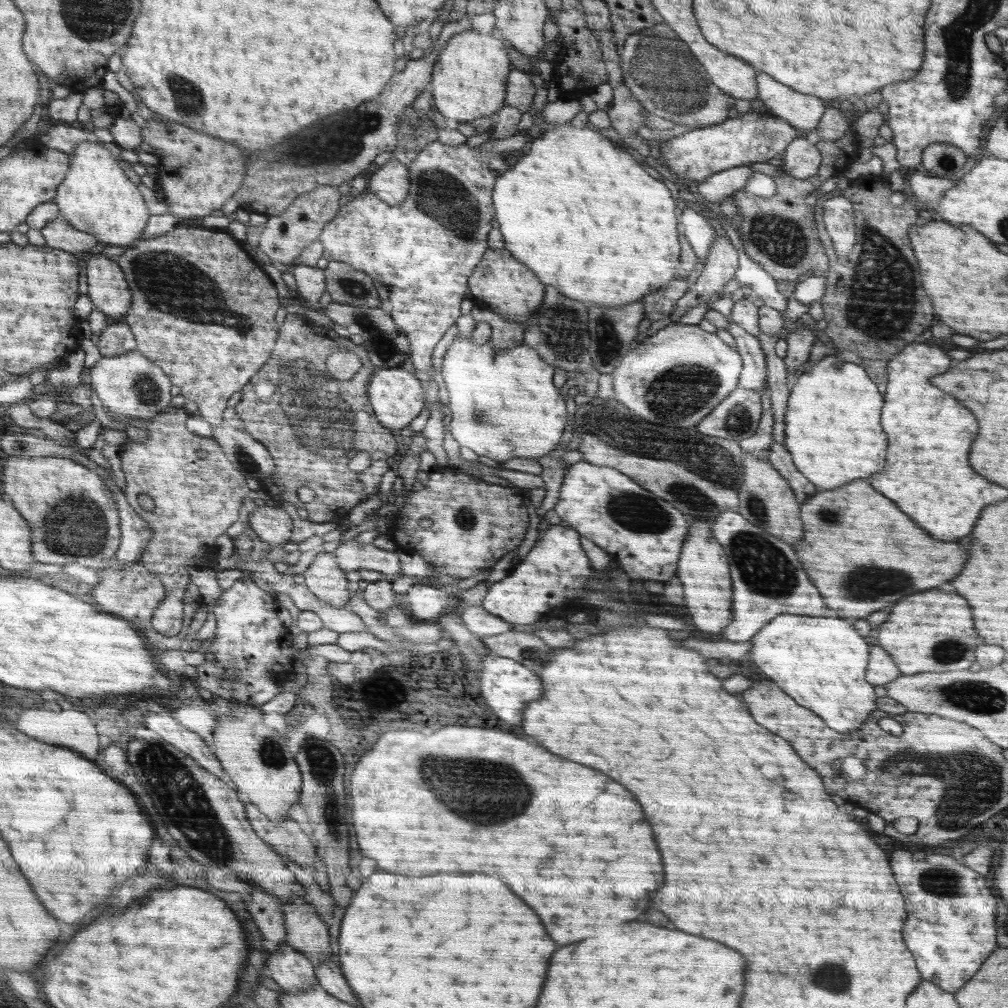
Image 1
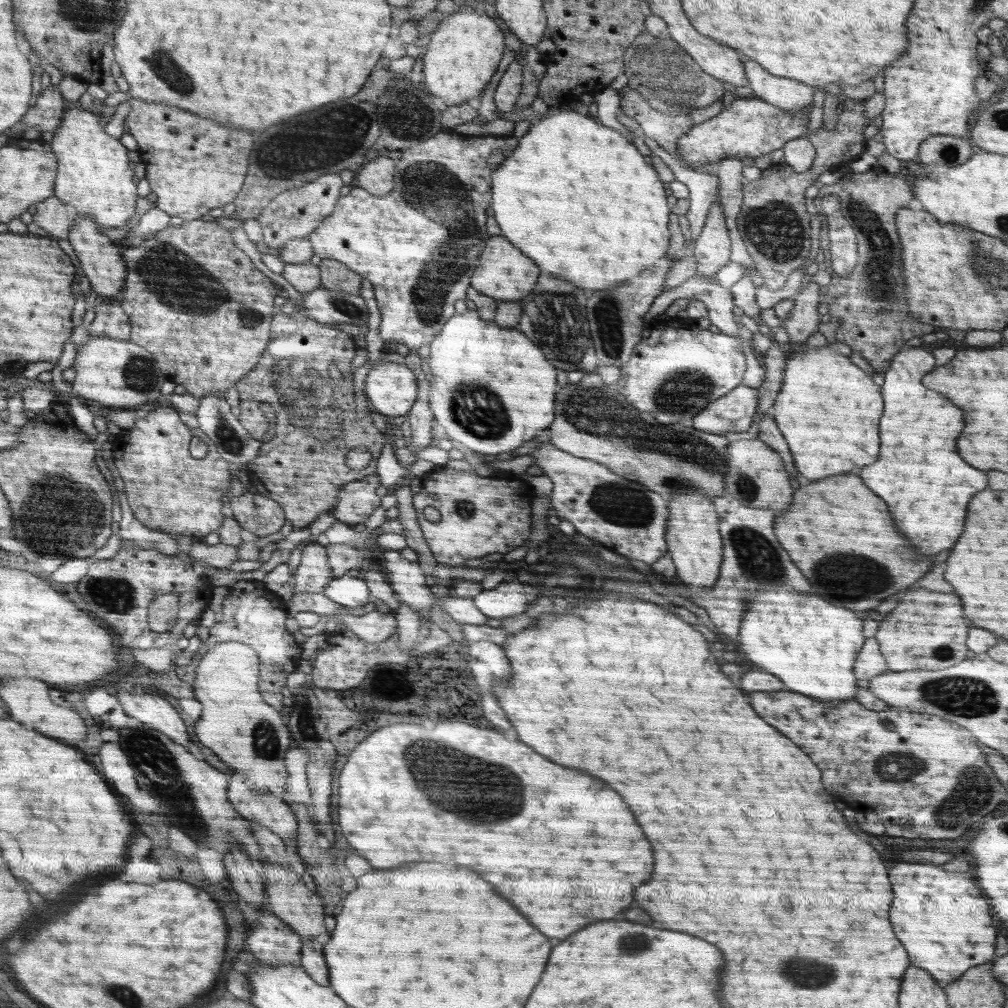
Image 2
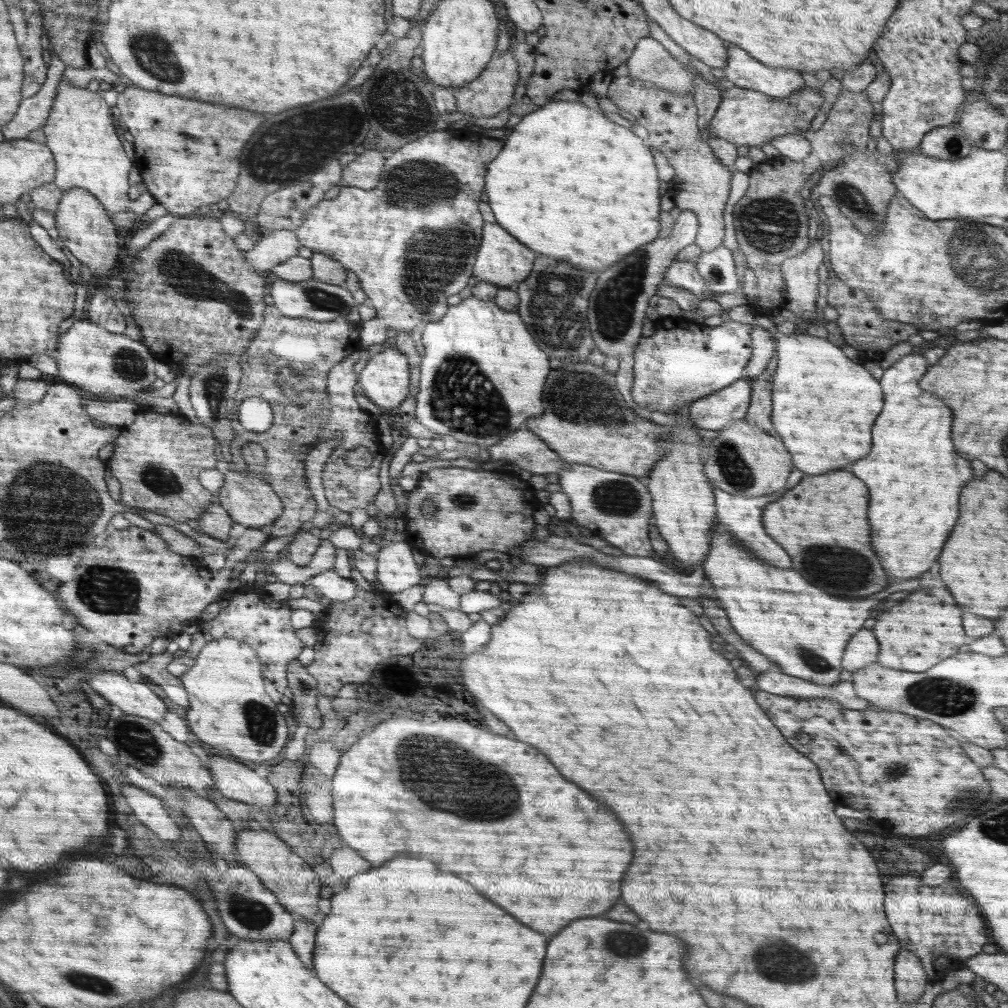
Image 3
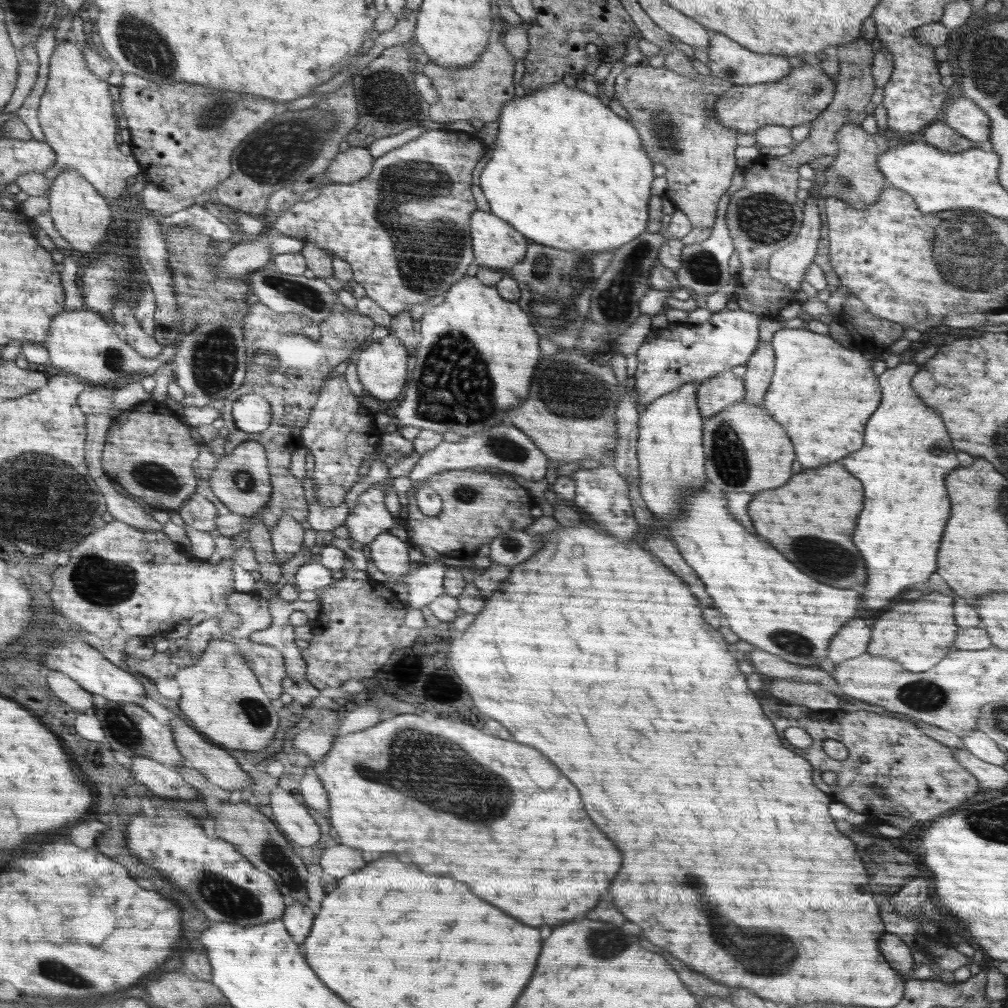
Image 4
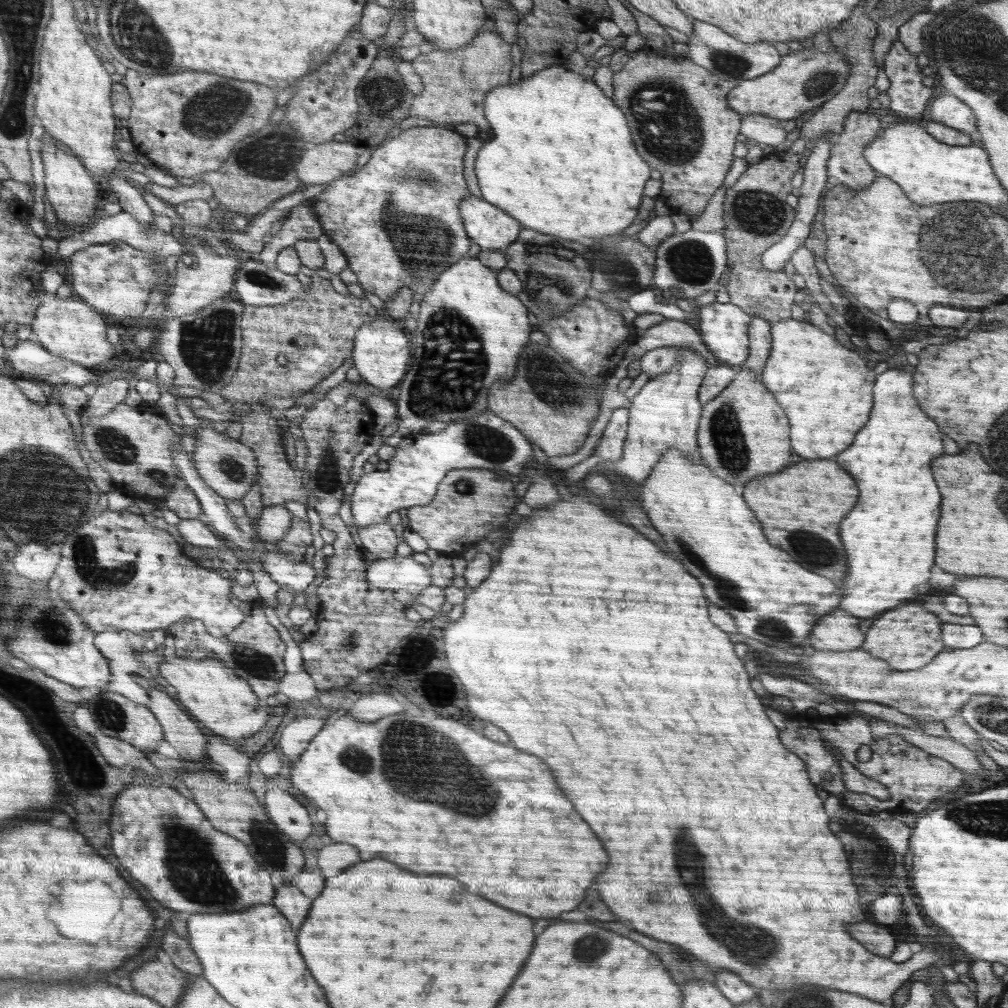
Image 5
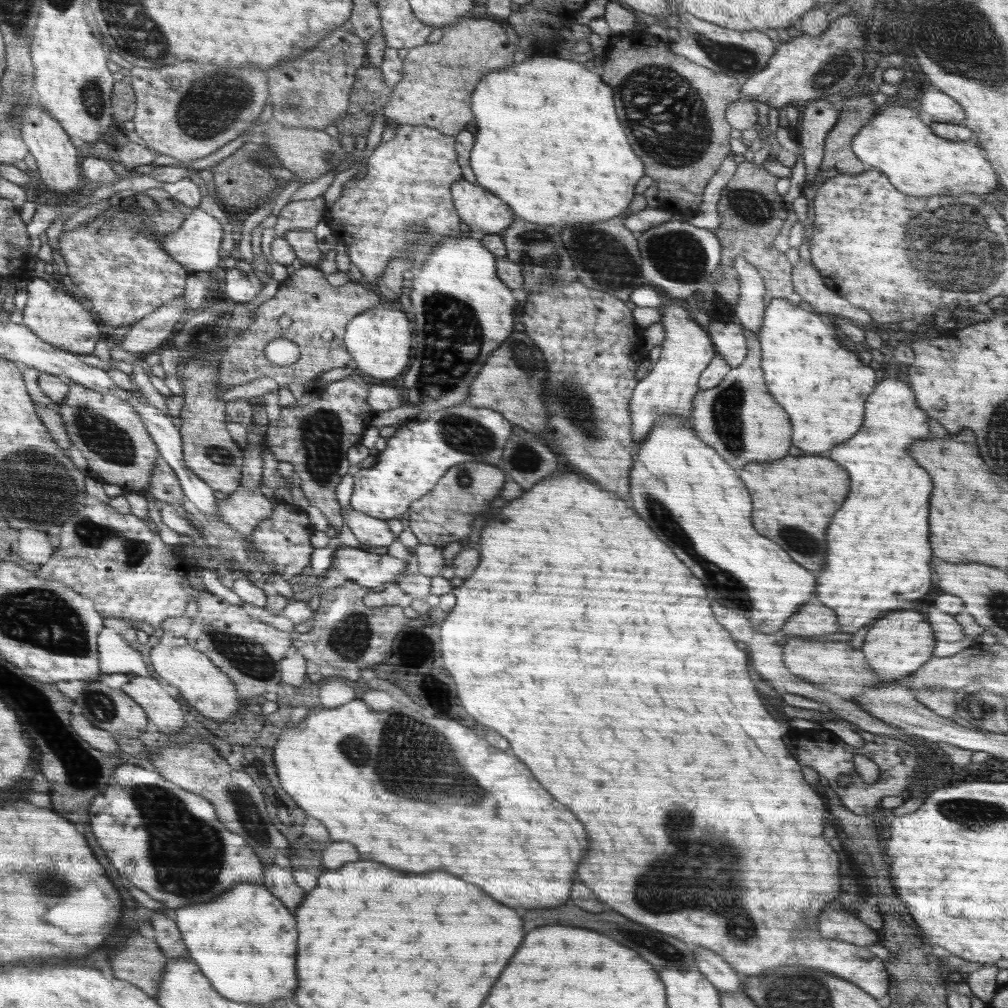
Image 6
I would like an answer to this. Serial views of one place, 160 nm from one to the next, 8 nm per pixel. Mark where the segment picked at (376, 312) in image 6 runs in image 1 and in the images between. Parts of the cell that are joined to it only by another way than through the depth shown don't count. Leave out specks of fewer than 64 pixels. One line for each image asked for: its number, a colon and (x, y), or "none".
1: (396, 397)
2: (391, 388)
3: (384, 379)
4: (381, 367)
5: (381, 353)

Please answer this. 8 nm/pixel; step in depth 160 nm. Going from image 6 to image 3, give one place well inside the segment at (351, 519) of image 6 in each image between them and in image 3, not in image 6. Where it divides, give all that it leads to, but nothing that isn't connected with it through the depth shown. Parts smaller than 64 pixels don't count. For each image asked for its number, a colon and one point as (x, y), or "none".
3: (396, 570)
4: (390, 555)
5: (378, 538)

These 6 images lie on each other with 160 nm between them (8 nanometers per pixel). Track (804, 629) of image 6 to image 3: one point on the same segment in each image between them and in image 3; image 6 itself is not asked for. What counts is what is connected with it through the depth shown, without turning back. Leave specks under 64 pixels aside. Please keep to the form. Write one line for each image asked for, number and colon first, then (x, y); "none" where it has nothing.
3: (862, 649)
4: (852, 640)
5: (839, 631)

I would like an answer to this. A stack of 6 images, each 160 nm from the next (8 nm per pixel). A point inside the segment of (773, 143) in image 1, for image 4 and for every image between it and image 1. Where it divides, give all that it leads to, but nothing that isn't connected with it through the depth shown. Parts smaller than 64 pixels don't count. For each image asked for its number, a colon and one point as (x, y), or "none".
2: (751, 127)
3: (745, 117)
4: (797, 99)

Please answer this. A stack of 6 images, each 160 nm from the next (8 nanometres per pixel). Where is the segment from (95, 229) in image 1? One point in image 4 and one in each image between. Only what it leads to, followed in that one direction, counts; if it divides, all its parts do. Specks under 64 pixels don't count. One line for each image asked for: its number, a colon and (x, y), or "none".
2: (94, 177)
3: (79, 131)
4: (75, 112)

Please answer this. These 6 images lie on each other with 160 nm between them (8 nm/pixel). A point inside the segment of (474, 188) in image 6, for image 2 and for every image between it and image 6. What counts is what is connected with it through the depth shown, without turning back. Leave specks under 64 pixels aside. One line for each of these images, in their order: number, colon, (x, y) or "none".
2: (506, 273)
3: (503, 261)
4: (498, 244)
5: (490, 227)

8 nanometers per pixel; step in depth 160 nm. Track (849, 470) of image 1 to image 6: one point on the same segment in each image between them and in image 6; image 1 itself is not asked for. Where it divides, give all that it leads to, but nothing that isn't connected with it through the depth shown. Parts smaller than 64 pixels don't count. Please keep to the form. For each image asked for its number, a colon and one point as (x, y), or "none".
2: (828, 410)
3: (824, 406)
4: (821, 393)
5: (825, 389)
6: (823, 387)

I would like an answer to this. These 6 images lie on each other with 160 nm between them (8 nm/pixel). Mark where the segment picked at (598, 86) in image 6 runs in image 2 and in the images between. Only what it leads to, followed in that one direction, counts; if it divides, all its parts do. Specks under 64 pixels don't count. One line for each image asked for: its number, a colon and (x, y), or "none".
2: (572, 184)
3: (570, 184)
4: (566, 172)
5: (562, 162)

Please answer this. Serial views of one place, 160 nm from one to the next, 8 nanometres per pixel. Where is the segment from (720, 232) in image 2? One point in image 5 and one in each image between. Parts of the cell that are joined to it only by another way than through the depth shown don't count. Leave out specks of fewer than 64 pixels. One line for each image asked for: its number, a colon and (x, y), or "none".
3: (702, 183)
4: (682, 132)
5: (678, 115)

